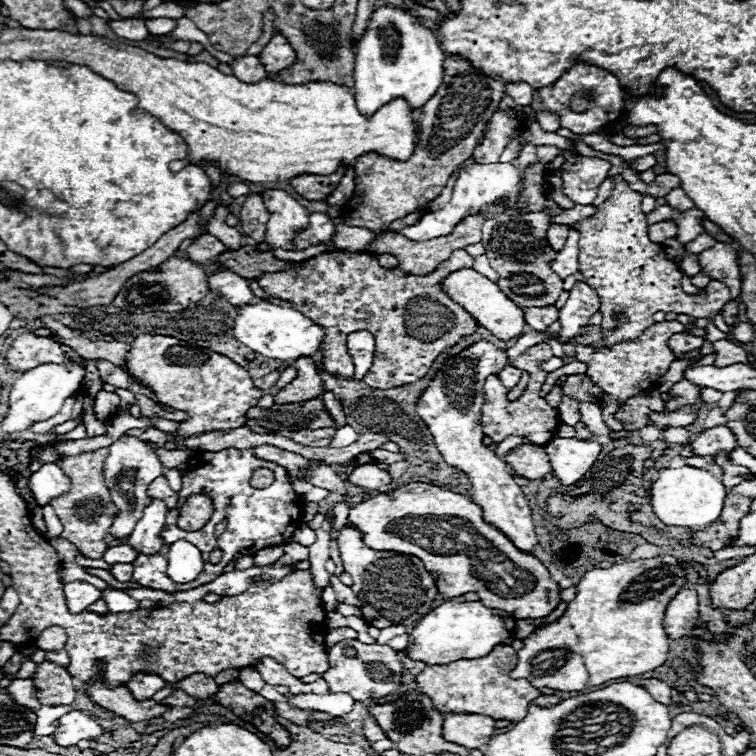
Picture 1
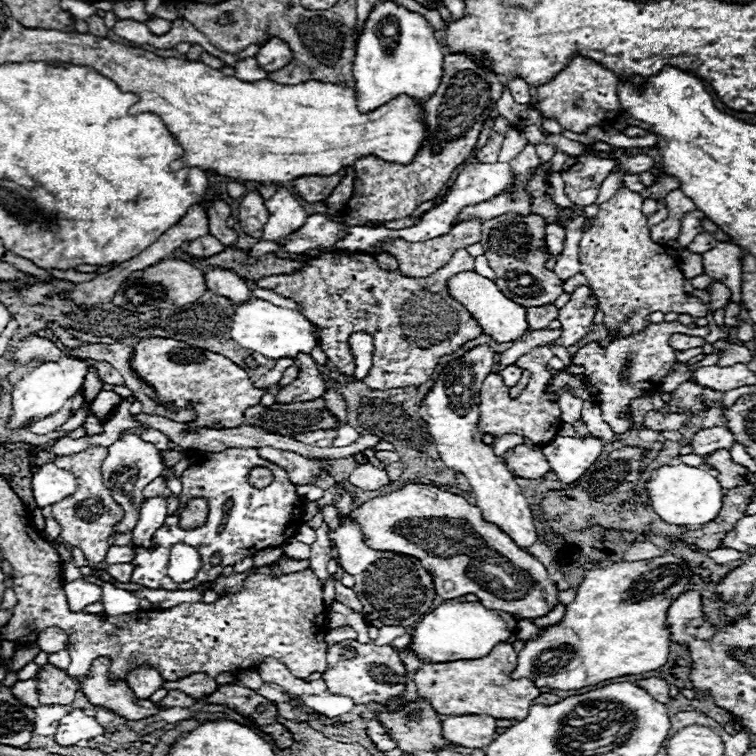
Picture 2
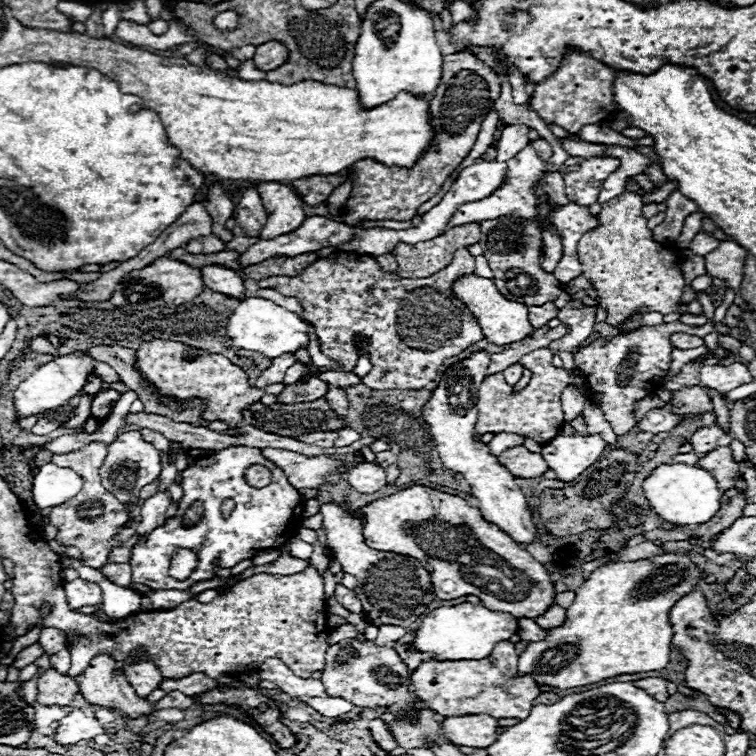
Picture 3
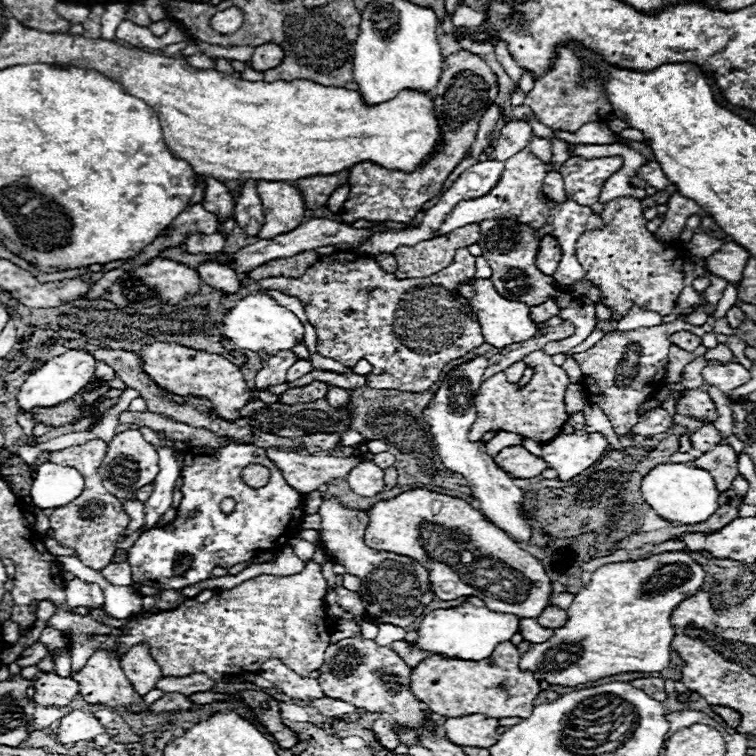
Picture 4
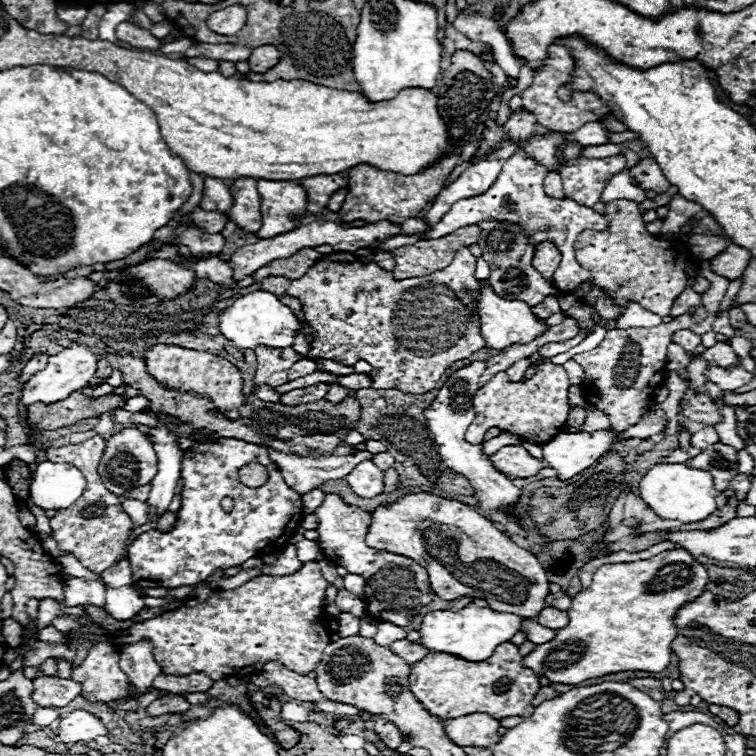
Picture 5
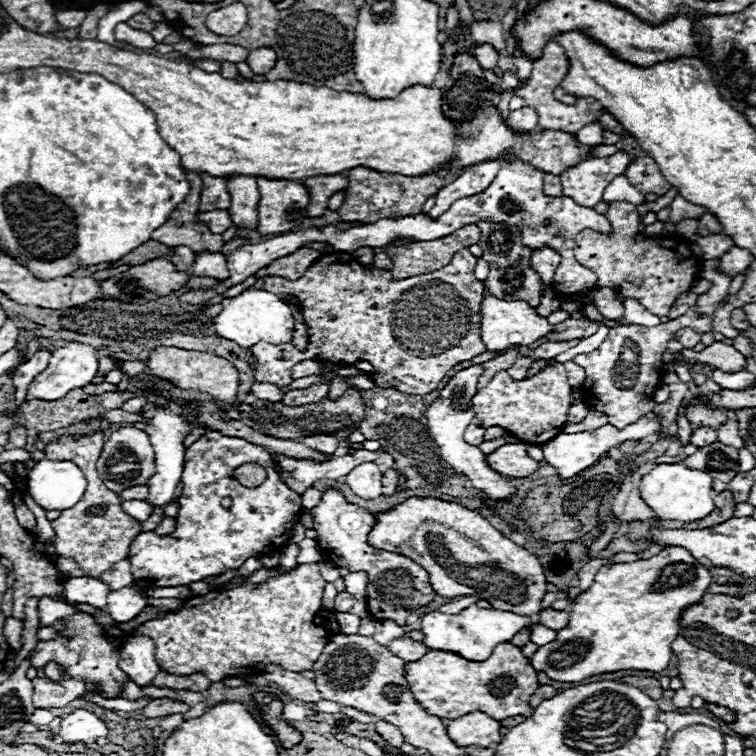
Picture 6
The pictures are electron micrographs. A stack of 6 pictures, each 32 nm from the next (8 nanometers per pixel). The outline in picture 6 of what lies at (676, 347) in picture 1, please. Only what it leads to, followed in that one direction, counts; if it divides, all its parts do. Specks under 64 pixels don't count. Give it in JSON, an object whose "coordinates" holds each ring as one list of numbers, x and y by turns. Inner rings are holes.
{"coordinates":[[682,328,680,332,676,332,674,340,678,340,684,348,694,348,698,342,700,342,700,334,696,334,694,330,688,330,688,328]]}

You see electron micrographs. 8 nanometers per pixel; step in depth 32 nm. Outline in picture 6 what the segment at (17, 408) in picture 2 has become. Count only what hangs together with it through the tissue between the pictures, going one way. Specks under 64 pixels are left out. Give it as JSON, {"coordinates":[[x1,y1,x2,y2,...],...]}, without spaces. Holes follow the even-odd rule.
{"coordinates":[[70,342,68,346,62,346,60,350,56,350,50,356,50,364,46,370,42,370,38,376,34,376,34,380,28,384,26,390,26,402,30,400,44,400,44,402,52,402,52,400,60,400,64,398,70,390,74,388,84,388,92,382,92,378,98,372,98,352,94,348,90,348,88,344,80,344,80,342]]}

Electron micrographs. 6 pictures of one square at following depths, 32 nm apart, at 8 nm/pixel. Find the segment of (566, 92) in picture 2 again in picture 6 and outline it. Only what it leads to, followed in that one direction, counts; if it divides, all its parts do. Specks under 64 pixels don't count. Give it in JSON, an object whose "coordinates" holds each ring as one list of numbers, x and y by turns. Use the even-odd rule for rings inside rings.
{"coordinates":[[548,42,546,48,544,48,544,54,542,58,534,64,532,68,532,76,528,80,528,84,524,84,524,88,516,90,514,94,524,98,524,104,534,108,536,114,538,114,538,124,542,128,550,128,550,130,562,130,562,132,578,132,584,124,590,124,590,122,596,122,606,110,604,106,594,100,592,96,576,96,576,104,564,104,560,100,554,98,554,90,560,86,560,82,566,78,566,72,570,68,570,62,568,62,568,56,564,52,564,48,556,42]]}

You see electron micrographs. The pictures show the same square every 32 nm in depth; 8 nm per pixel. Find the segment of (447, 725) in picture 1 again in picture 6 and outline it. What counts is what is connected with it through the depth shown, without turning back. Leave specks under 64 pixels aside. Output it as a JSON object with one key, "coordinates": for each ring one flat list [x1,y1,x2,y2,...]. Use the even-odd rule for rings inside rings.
{"coordinates":[[472,712,456,720,446,720,444,724,448,728,448,736,452,736,452,740,460,746,492,748,502,740,498,732,500,722,484,712]]}

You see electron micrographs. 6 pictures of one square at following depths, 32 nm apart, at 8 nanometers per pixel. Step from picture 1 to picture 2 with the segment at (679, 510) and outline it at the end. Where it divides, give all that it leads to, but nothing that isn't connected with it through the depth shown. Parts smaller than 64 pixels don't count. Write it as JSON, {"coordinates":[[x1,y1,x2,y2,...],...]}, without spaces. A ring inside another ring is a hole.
{"coordinates":[[686,464,658,468,654,472,654,478,646,482,646,492,650,498,650,506,660,516,660,520,664,520,666,524,690,528,702,528,704,524,712,522,718,516,724,498,724,488,720,486,716,476,712,476,704,468,694,468]]}

